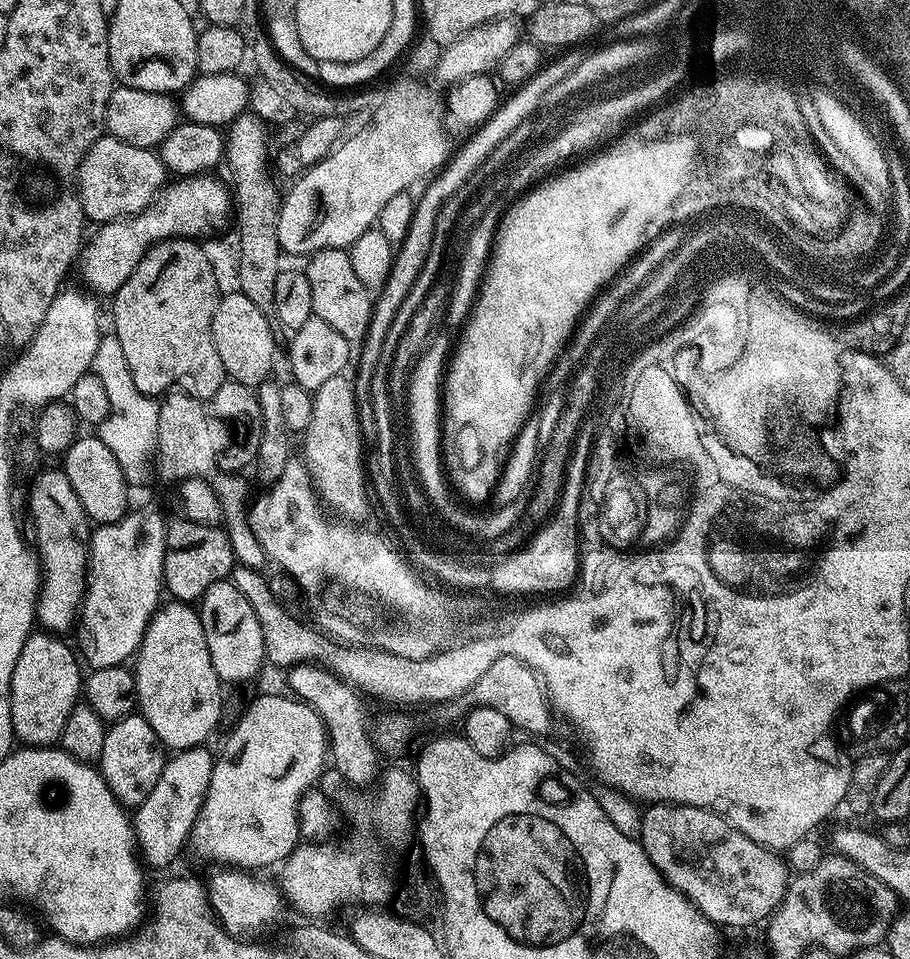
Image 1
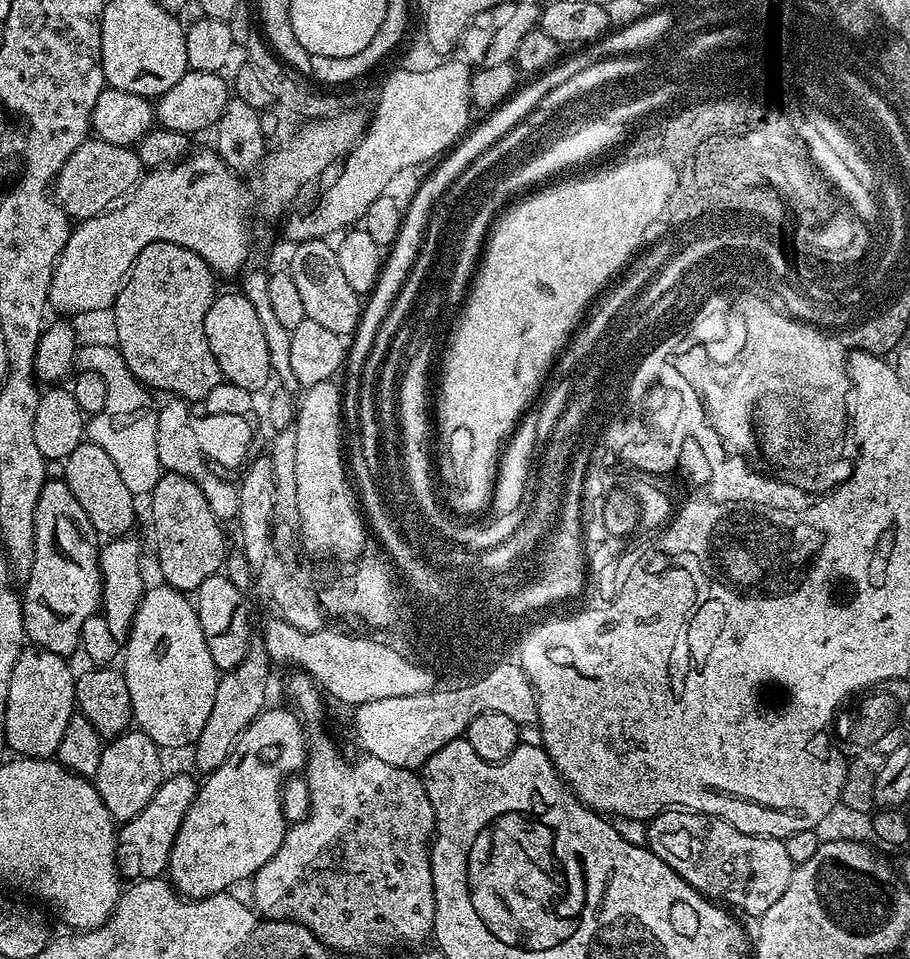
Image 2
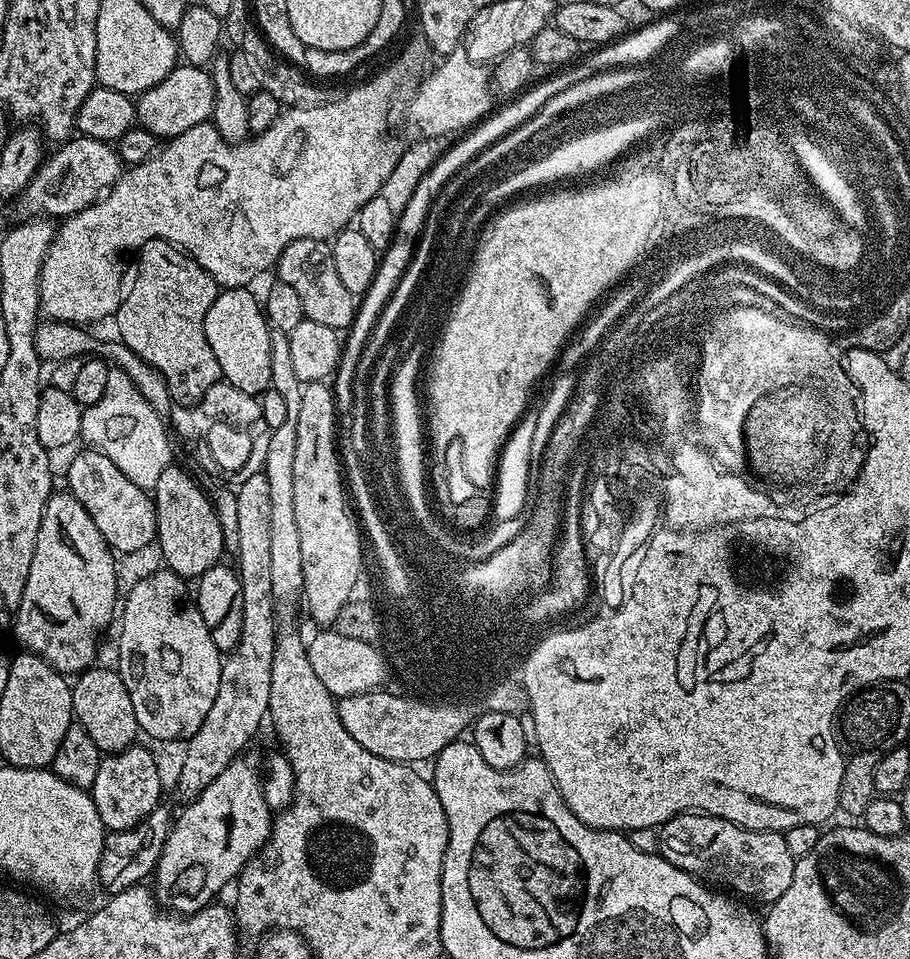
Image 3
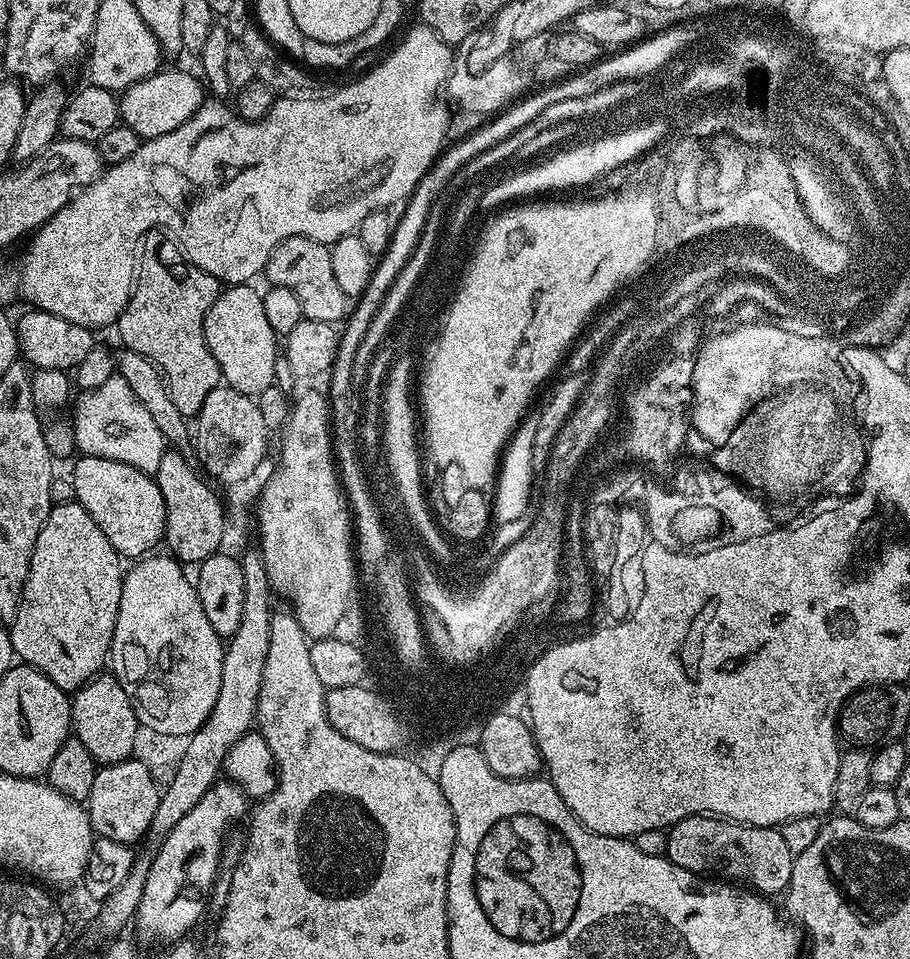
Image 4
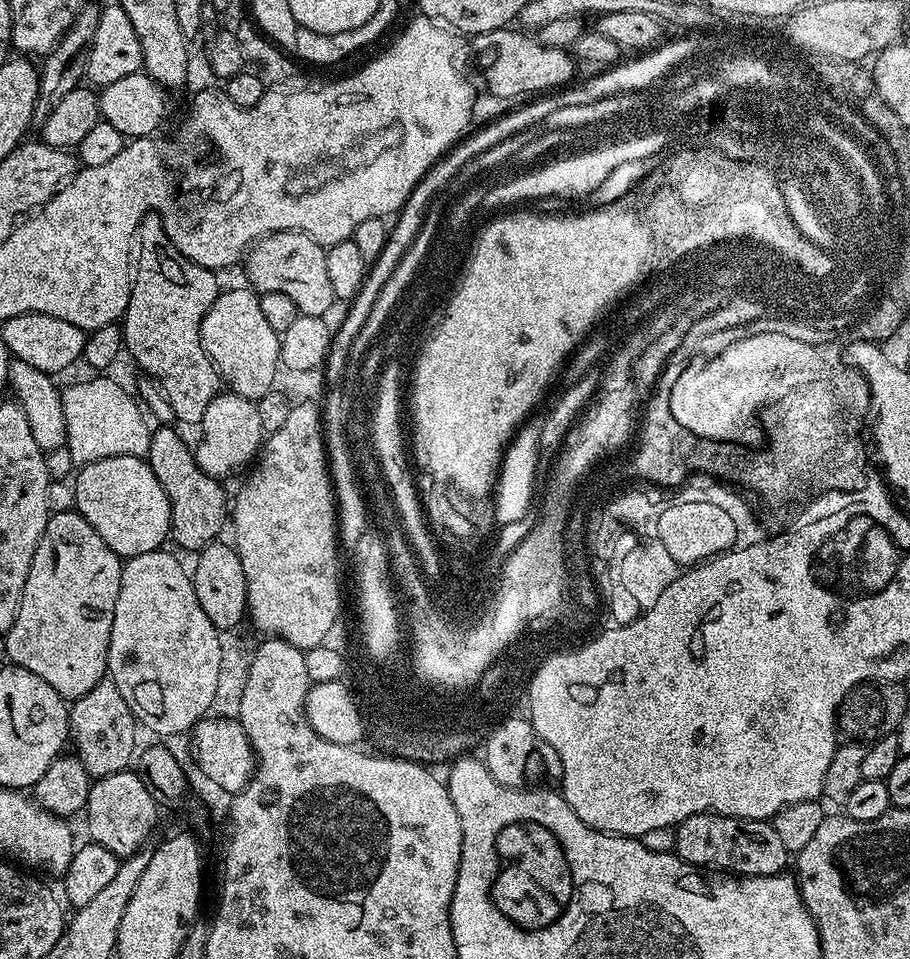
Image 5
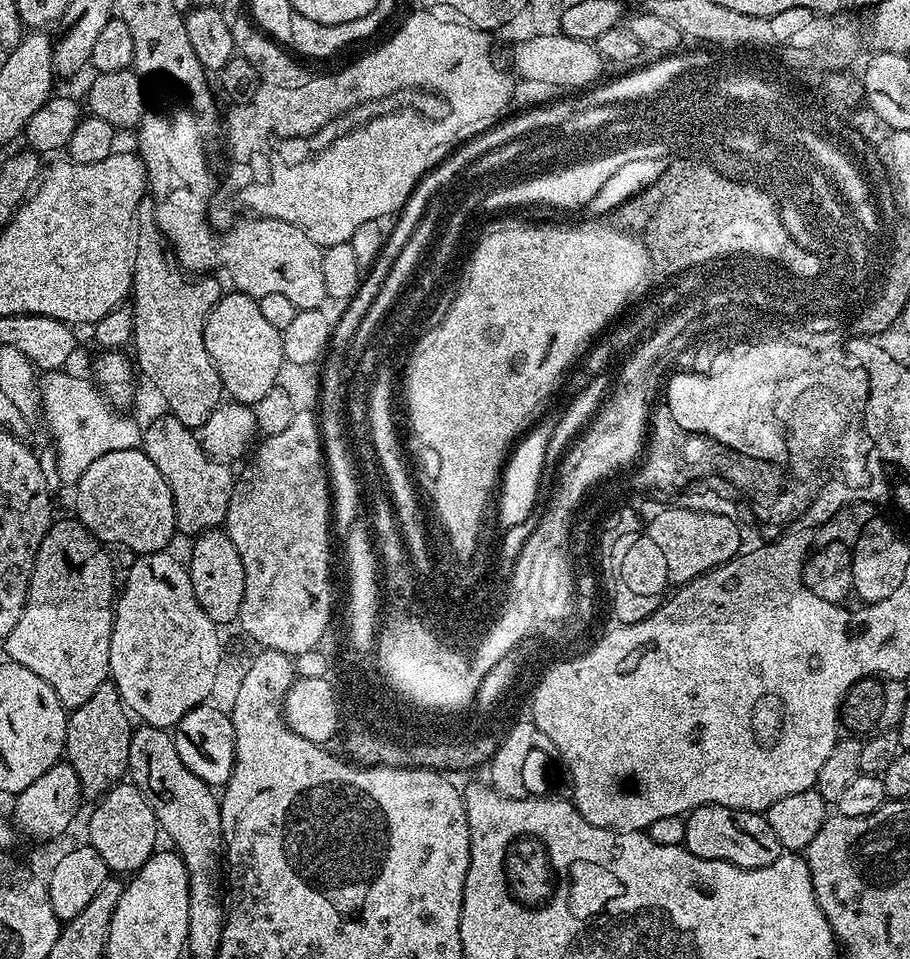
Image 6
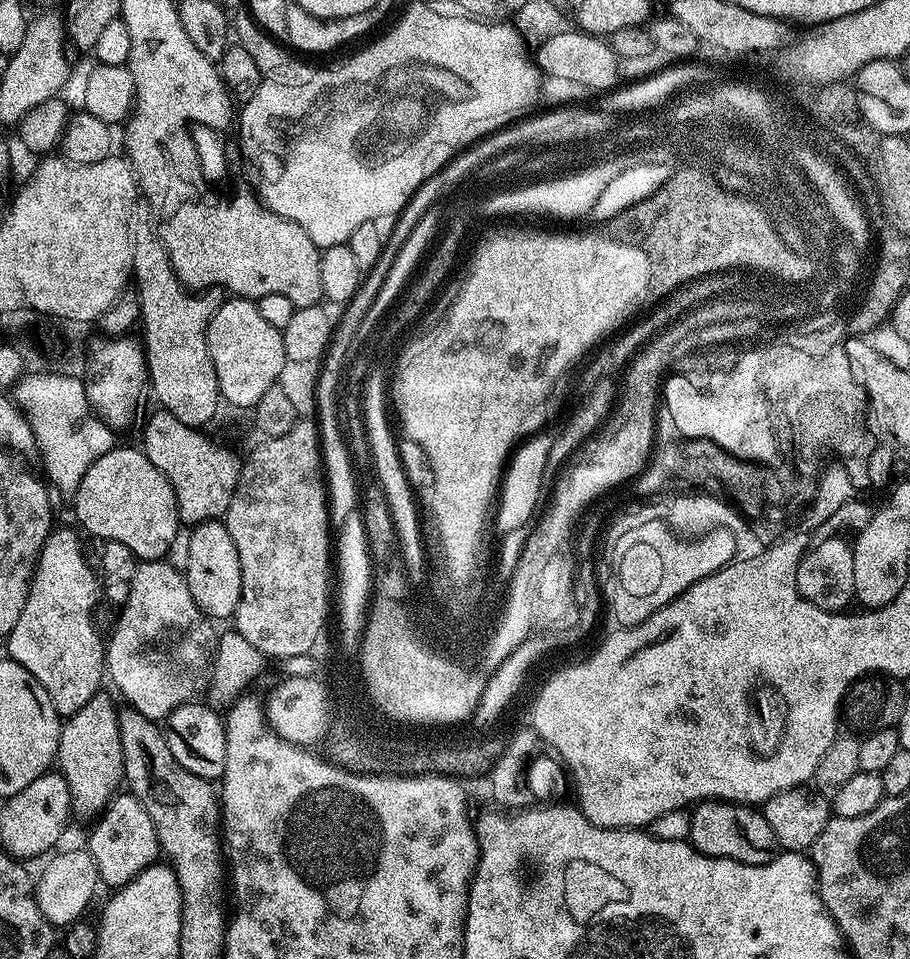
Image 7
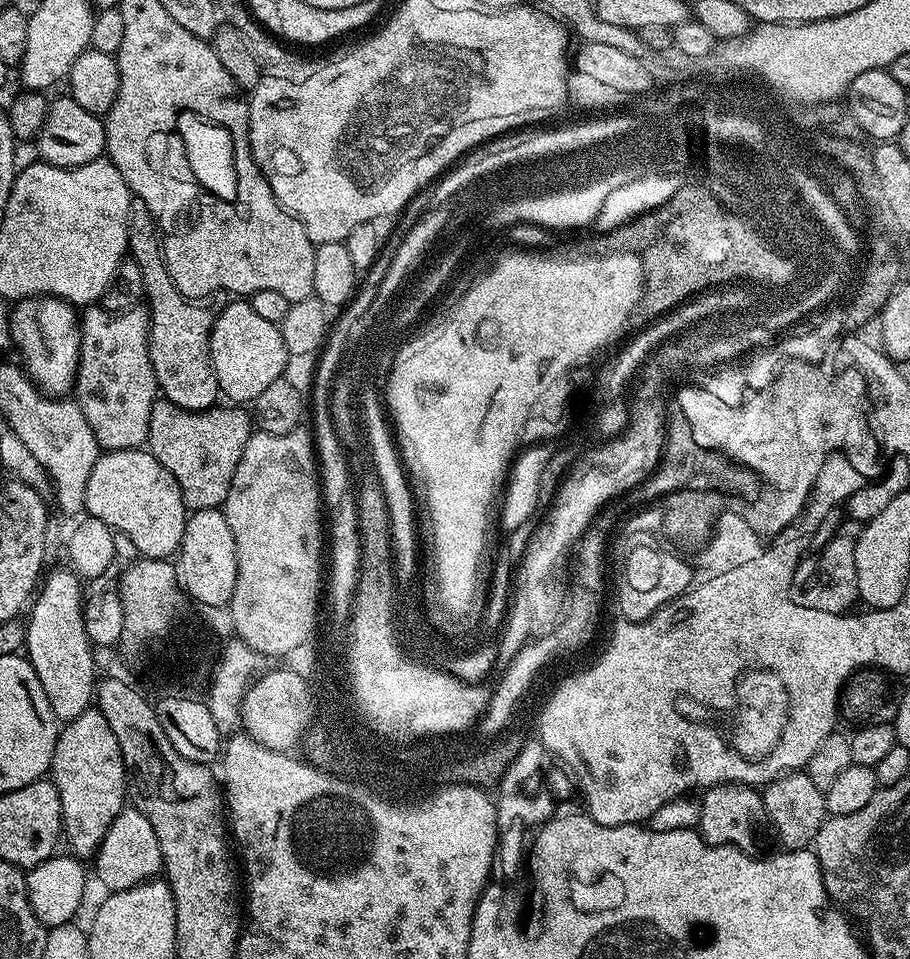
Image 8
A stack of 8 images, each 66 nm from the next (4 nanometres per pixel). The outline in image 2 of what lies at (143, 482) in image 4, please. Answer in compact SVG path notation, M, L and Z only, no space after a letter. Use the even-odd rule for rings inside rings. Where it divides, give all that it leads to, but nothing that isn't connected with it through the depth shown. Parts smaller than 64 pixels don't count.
M83 442L63 461L62 478L70 486L74 498L78 498L78 506L86 510L86 518L94 526L94 530L104 538L119 538L129 535L136 524L137 497L122 482L122 474L118 474L118 466L110 462L110 454L102 450L102 446L91 442Z

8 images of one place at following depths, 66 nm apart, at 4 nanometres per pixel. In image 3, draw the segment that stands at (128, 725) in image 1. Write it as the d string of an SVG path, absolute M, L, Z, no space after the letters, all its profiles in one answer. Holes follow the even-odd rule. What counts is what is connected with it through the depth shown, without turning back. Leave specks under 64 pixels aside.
M137 742L132 745L132 747L127 748L126 750L122 750L121 752L114 752L108 755L105 755L103 759L101 759L100 765L98 766L98 774L94 778L94 782L92 783L90 789L90 795L92 801L94 802L94 806L98 810L98 818L102 818L102 822L104 823L105 829L108 832L117 832L118 830L130 830L131 828L136 828L143 822L143 820L148 817L154 809L161 803L160 800L160 768L156 765L156 756L151 752L148 748L143 748L143 743Z

